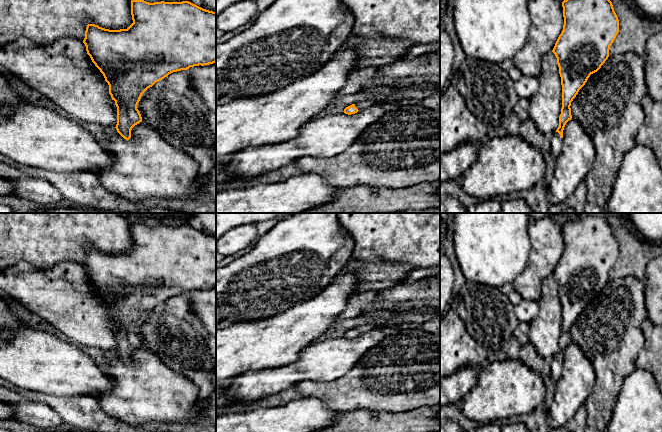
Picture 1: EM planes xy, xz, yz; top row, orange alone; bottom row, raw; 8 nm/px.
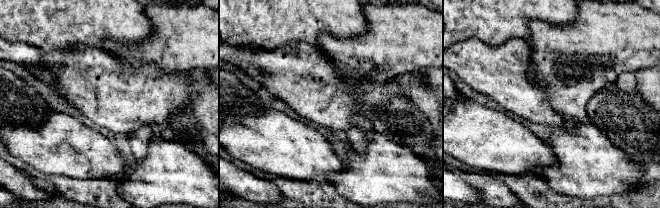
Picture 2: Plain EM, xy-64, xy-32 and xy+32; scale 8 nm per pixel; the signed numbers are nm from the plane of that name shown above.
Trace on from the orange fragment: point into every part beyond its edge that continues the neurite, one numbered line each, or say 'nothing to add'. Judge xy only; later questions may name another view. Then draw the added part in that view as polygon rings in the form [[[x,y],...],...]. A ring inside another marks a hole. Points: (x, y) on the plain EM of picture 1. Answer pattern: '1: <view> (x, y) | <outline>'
nothing to add

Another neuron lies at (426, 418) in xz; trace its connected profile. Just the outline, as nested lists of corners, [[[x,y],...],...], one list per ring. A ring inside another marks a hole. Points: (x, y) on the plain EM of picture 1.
[[[440,403],[406,412],[356,409],[341,413],[325,428],[313,432],[431,432],[440,431]]]

